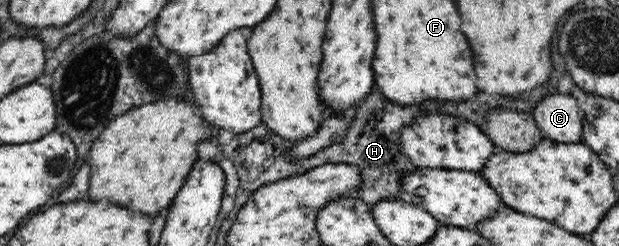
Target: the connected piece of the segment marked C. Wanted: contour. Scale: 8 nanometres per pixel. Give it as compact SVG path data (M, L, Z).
M571 94L549 95L531 114L545 137L557 142L583 142L583 116L578 99Z

